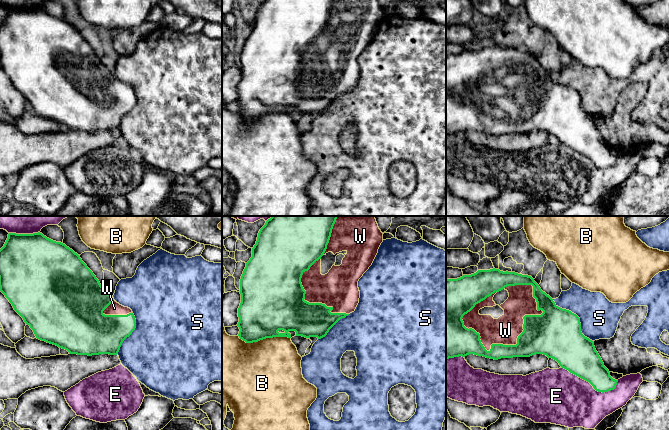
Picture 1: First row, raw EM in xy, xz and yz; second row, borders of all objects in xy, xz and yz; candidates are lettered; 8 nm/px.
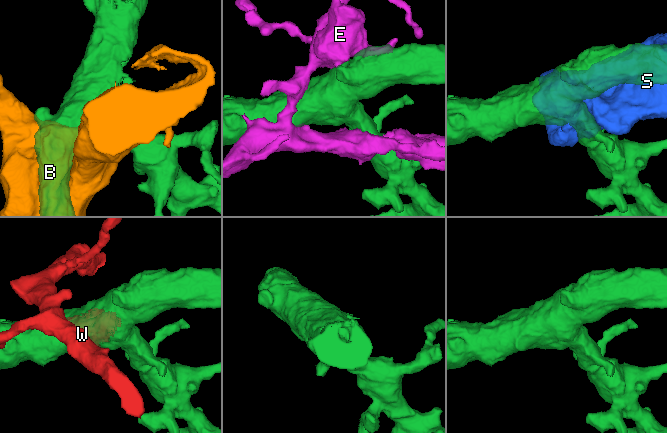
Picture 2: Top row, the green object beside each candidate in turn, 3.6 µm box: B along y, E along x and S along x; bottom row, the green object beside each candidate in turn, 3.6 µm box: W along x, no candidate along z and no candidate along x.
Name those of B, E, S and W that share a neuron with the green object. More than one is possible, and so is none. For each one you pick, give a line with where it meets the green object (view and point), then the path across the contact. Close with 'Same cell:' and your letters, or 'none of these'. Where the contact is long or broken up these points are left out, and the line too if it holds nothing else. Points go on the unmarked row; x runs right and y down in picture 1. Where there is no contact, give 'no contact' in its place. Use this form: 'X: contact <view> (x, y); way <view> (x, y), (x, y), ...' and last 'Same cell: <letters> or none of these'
Same cell: none of these

